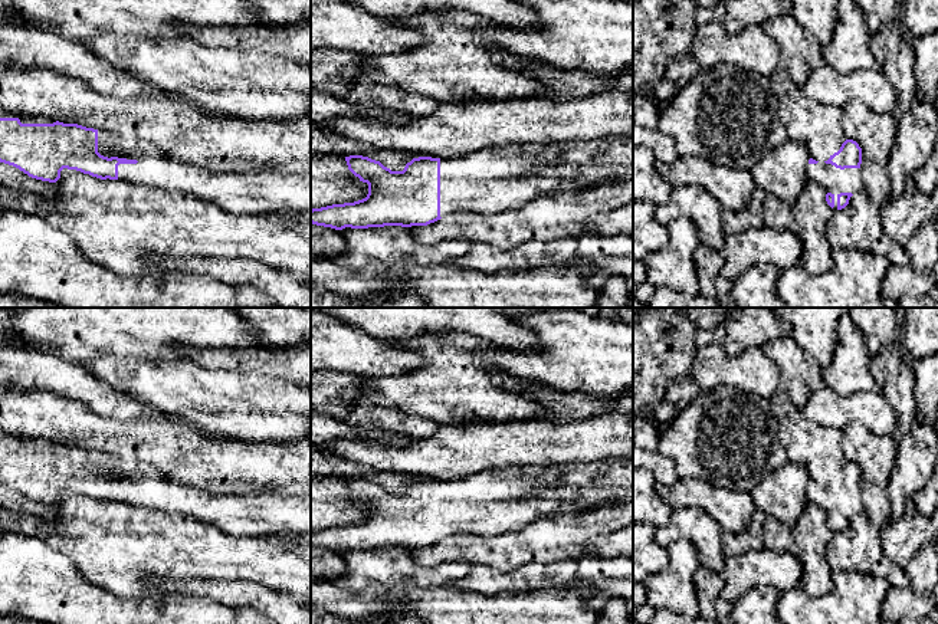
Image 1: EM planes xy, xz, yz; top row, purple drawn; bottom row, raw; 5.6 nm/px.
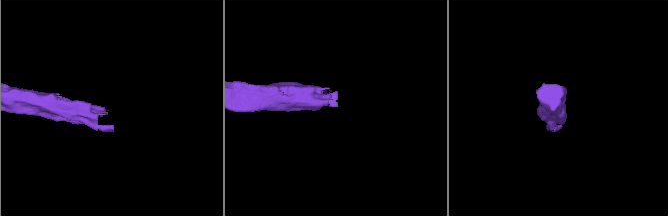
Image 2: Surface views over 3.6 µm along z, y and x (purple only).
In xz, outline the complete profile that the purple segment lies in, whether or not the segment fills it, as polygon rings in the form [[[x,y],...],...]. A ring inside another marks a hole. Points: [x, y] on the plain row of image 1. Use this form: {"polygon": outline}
{"polygon": [[[604,457],[598,462],[563,463],[555,466],[514,466],[486,470],[456,480],[419,479],[403,493],[391,493],[380,483],[363,477],[345,479],[348,492],[368,506],[365,520],[311,532],[311,545],[342,552],[384,548],[427,548],[455,533],[498,536],[514,532],[541,518],[563,512],[633,502],[633,457]],[[550,487],[588,489],[596,500],[590,505],[563,502],[544,495]]]}

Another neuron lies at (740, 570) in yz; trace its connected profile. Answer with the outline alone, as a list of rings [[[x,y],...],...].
[[[762,548],[728,555],[722,574],[722,597],[734,602],[745,591],[755,587],[773,587],[781,594],[798,588],[801,575],[798,559],[788,551],[771,554]]]

